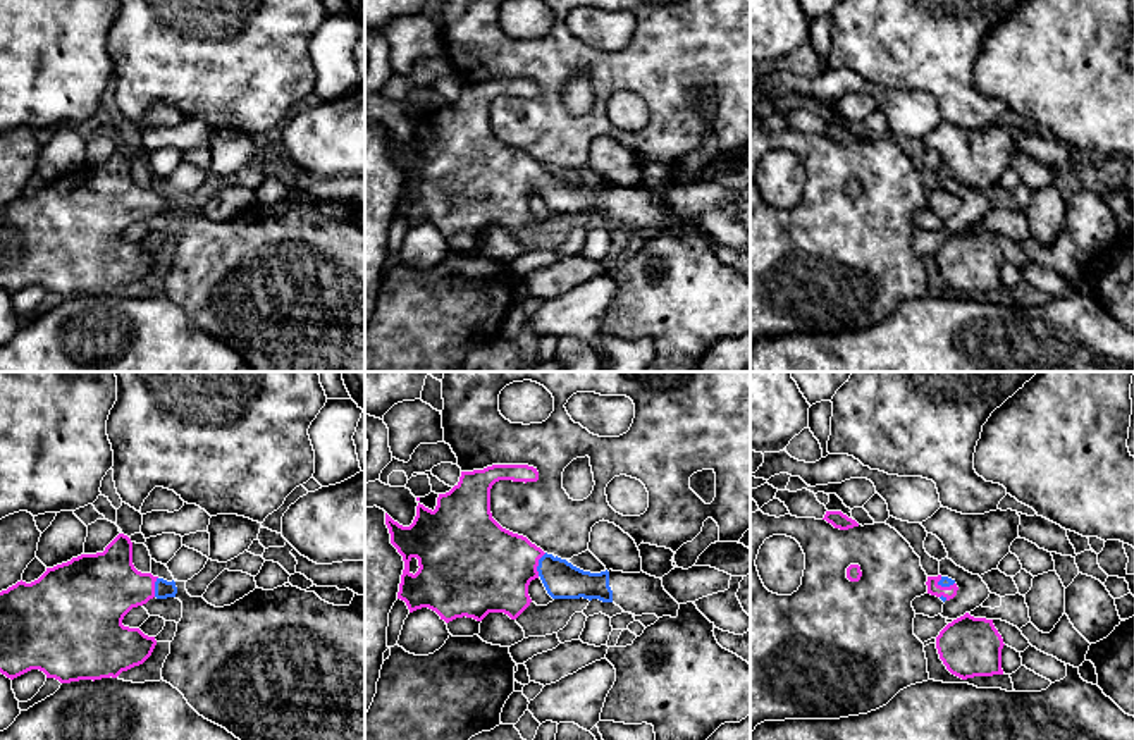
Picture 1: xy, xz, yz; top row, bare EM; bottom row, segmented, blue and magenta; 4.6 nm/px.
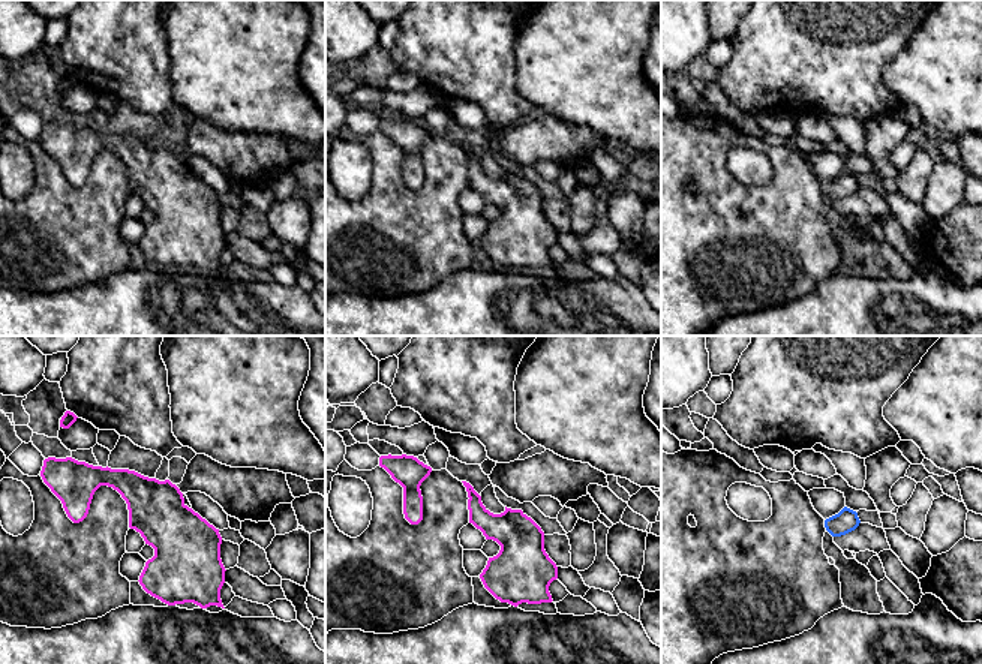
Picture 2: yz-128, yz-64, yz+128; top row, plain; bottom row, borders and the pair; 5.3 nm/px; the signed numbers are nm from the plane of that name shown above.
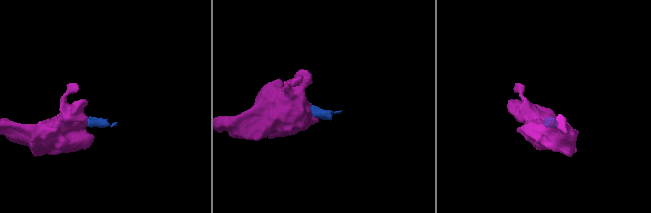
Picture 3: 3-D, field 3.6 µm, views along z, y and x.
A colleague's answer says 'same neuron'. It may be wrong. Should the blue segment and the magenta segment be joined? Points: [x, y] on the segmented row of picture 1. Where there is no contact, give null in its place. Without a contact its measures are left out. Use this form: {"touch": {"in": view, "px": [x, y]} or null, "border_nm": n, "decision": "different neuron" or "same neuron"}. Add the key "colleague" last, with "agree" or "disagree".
{"touch": {"in": "xz", "px": [539, 565]}, "border_nm": 120, "decision": "same neuron", "colleague": "agree"}

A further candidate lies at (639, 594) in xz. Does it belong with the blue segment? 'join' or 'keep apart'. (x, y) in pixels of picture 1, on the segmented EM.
join

